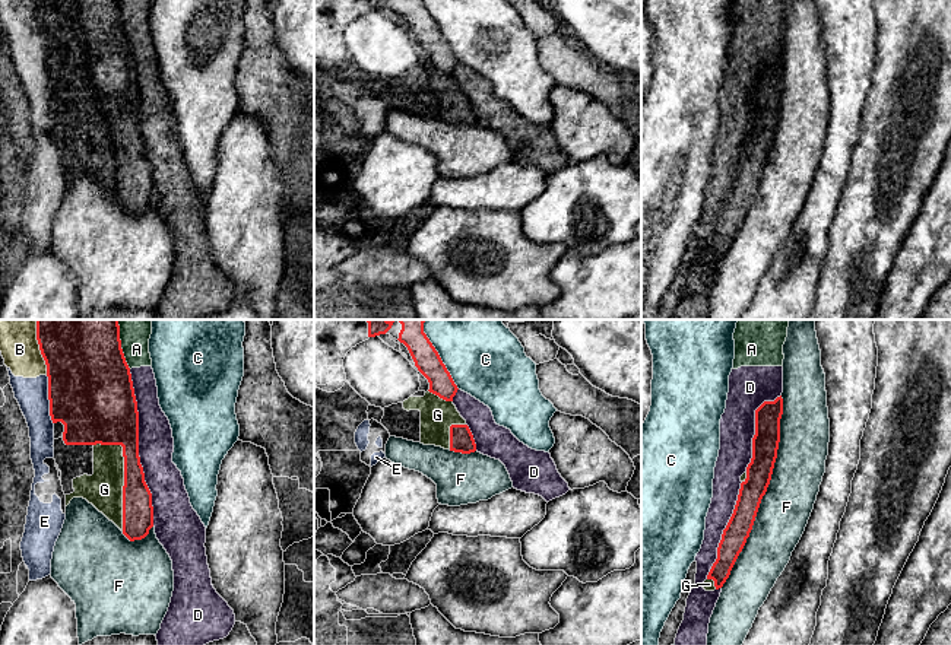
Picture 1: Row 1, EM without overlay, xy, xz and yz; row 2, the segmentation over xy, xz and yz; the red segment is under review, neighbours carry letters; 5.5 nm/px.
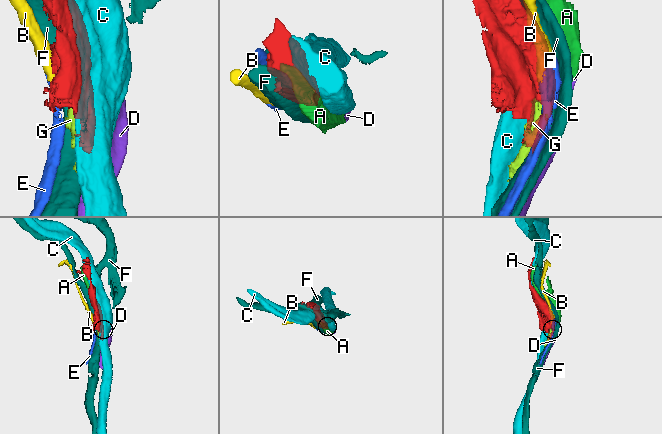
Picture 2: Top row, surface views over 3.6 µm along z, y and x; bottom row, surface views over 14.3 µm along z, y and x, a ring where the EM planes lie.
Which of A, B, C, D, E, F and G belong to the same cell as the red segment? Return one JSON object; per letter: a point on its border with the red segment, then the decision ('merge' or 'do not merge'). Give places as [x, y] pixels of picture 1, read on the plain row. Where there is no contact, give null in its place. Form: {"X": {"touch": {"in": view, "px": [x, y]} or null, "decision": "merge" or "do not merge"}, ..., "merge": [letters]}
{"A": {"touch": {"in": "xy", "px": [120, 21]}, "decision": "do not merge"}, "B": {"touch": {"in": "xy", "px": [40, 22]}, "decision": "do not merge"}, "C": {"touch": {"in": "xz", "px": [440, 31]}, "decision": "do not merge"}, "D": {"touch": {"in": "xy", "px": [138, 121]}, "decision": "do not merge"}, "E": {"touch": {"in": "xy", "px": [48, 72]}, "decision": "do not merge"}, "F": {"touch": {"in": "yz", "px": [766, 164]}, "decision": "do not merge"}, "G": {"touch": {"in": "xy", "px": [124, 149]}, "decision": "do not merge"}, "merge": []}

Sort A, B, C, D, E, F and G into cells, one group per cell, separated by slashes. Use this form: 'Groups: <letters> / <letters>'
Groups: A D / B E / C / F / G

